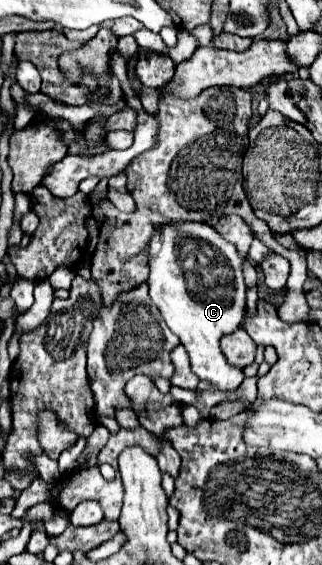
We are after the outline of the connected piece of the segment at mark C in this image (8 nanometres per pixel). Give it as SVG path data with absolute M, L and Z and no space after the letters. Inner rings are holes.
M184 221L184 223L166 223L162 227L156 229L156 233L150 237L148 241L148 263L150 263L150 277L148 277L148 285L150 285L150 299L154 301L154 305L158 307L158 311L162 313L166 325L170 327L170 331L174 335L180 337L180 343L186 347L188 355L190 355L190 363L192 363L192 371L206 381L212 381L220 391L228 391L228 389L236 389L244 375L242 369L236 369L232 365L226 363L222 351L220 351L220 339L224 333L232 333L242 325L242 319L246 315L246 283L244 283L244 257L236 251L236 247L232 243L226 243L226 239L222 239L222 235L218 235L218 231L214 231L212 225L208 223L198 223L198 221ZM182 237L196 237L198 241L208 241L212 247L218 247L218 251L226 257L226 263L232 267L234 273L230 273L232 277L218 277L218 283L202 283L202 279L188 279L180 259L176 257L176 245L180 243Z

